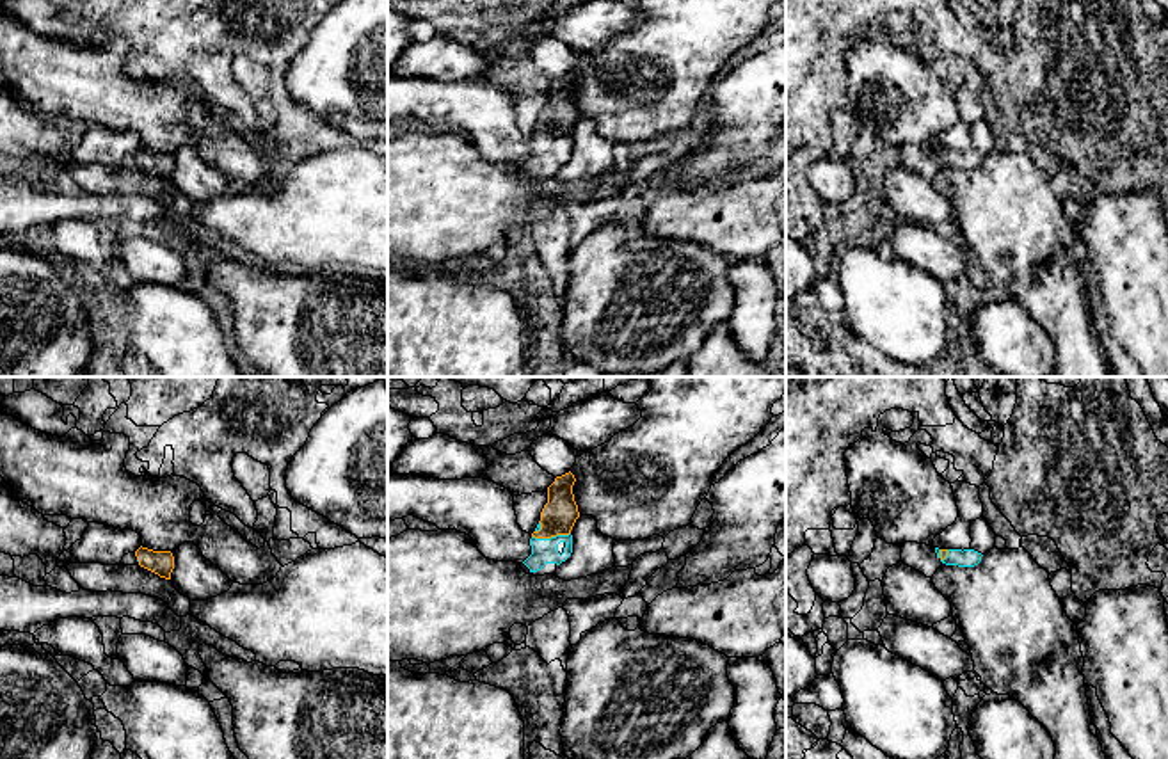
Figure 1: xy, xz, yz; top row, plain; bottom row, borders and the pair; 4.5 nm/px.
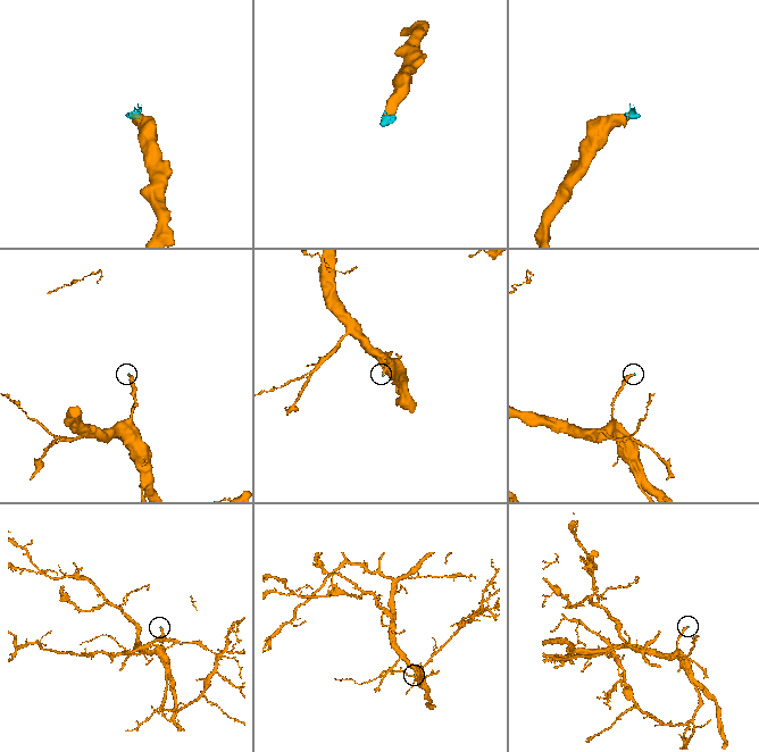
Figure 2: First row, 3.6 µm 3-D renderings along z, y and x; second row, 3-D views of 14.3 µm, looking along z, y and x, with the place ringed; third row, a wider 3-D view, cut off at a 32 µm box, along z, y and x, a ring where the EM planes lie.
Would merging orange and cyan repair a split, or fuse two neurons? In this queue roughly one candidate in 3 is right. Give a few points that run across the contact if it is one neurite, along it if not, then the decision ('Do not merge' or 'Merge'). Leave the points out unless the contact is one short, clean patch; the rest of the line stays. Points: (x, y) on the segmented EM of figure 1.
Line: xz (560, 512), (550, 537), (544, 551). Merge

